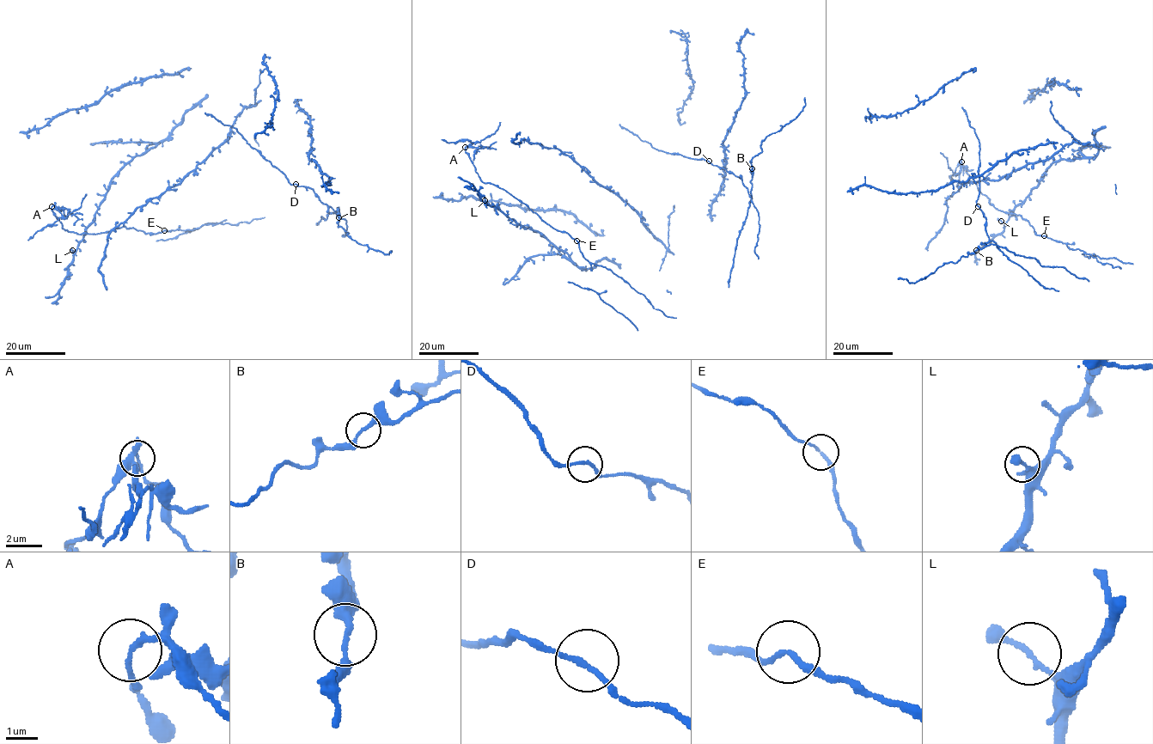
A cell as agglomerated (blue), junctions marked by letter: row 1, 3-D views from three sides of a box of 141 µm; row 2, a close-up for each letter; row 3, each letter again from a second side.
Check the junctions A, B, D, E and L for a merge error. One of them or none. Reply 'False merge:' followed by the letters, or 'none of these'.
False merge: A

